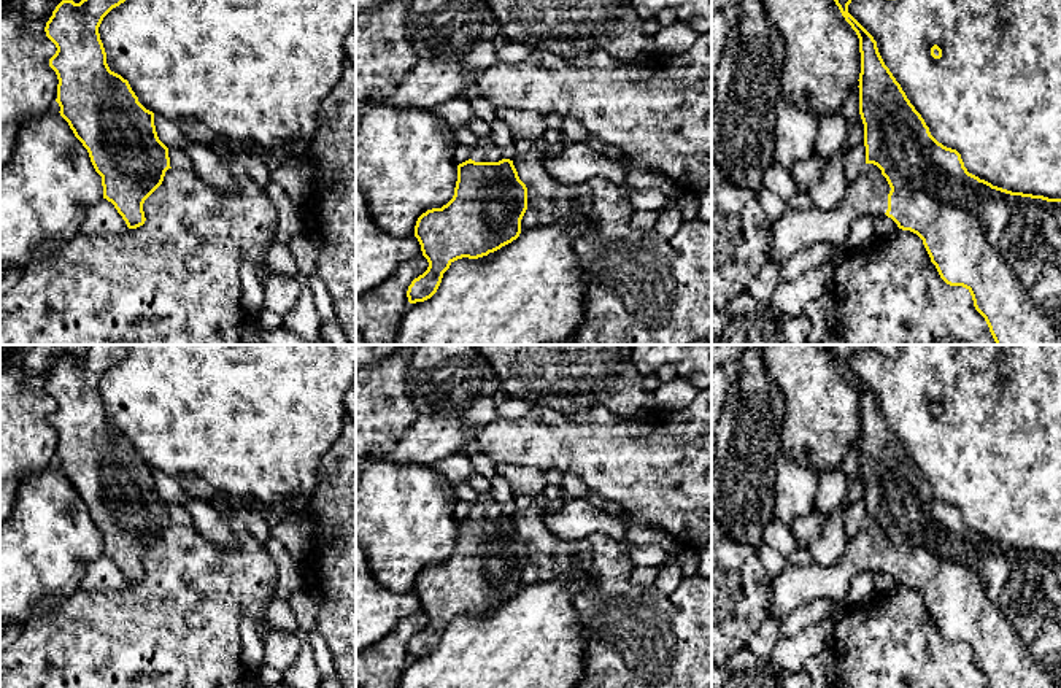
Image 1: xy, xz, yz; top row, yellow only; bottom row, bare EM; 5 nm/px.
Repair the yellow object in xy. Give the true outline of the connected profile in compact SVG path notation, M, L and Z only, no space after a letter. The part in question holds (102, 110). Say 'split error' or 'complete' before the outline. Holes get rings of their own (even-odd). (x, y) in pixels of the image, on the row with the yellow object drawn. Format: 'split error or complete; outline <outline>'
complete; outline M62 0L46 22L46 37L57 51L49 59L56 72L60 116L87 149L102 176L103 199L111 202L129 229L145 224L145 200L162 184L170 167L168 148L159 140L154 113L146 110L127 79L110 70L98 27L103 17L125 0Z

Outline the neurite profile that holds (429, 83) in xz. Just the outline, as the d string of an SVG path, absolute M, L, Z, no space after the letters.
M419 59L384 103L432 111L451 99L462 97L472 86L475 78L464 70L461 60Z

